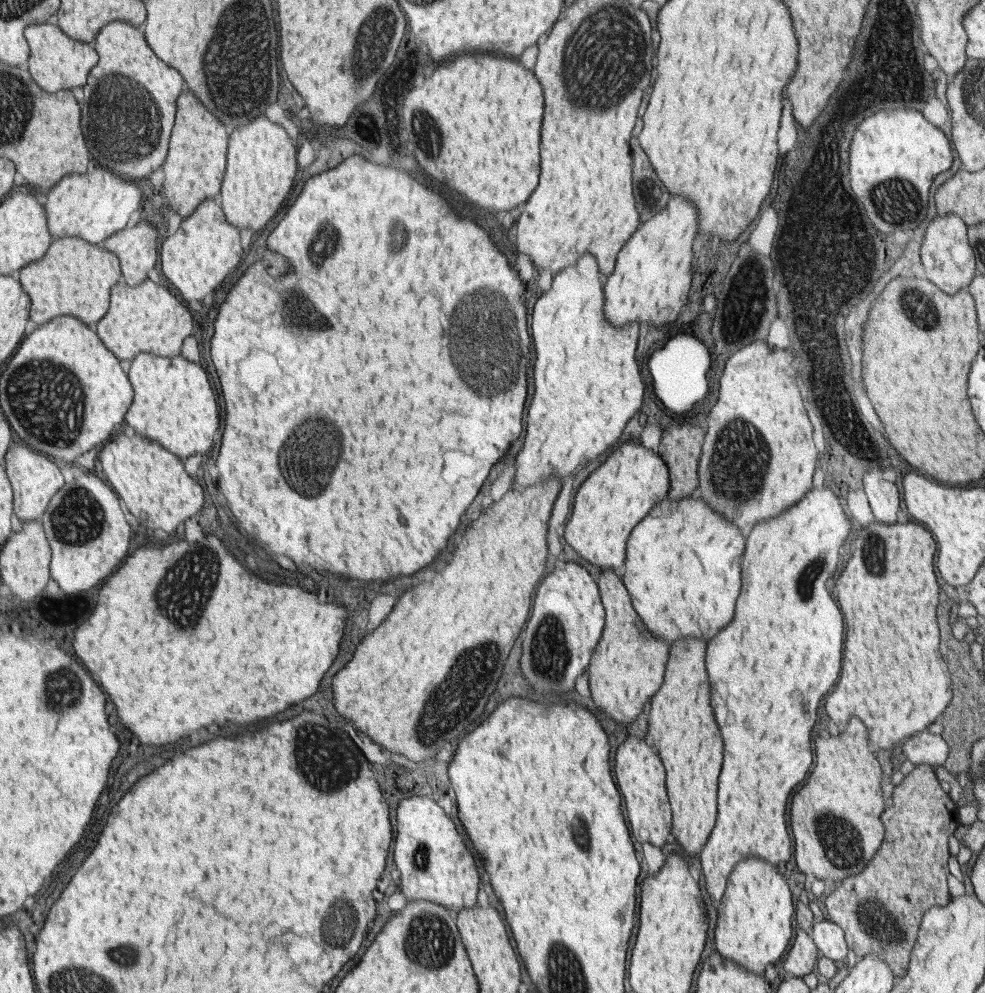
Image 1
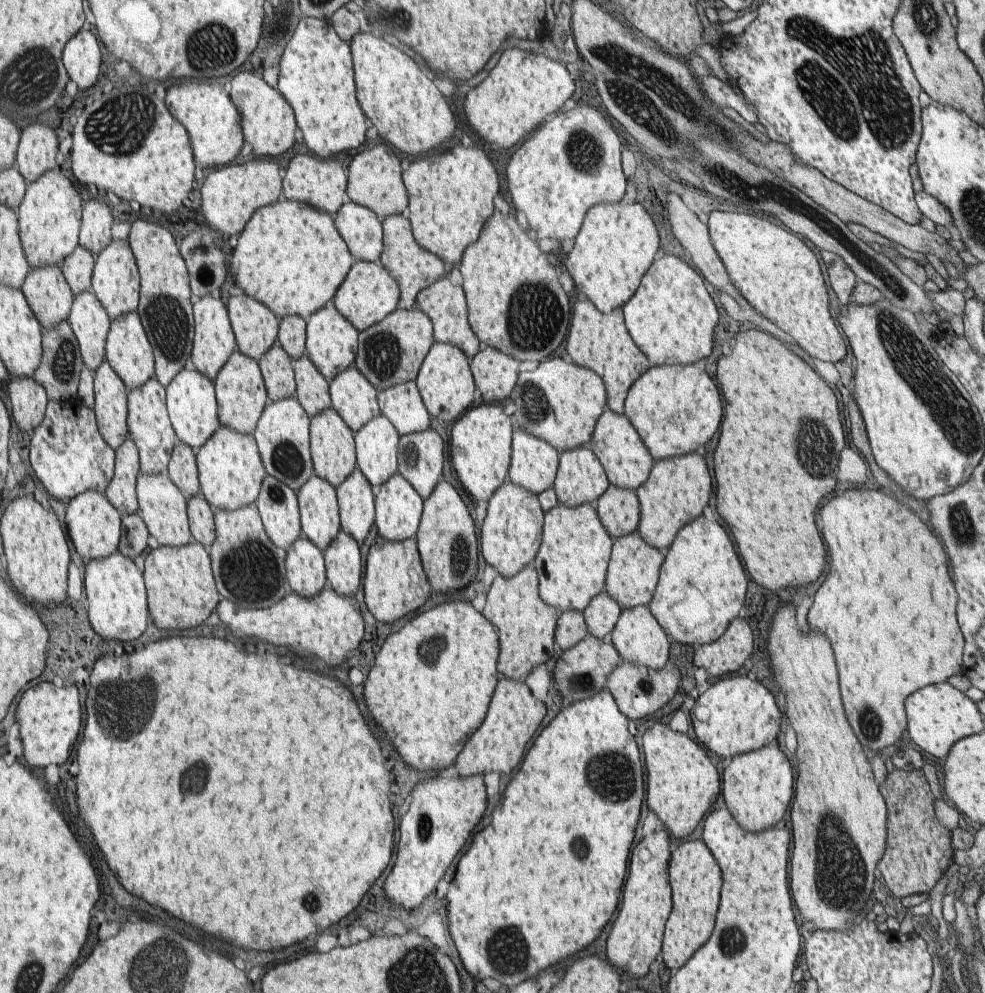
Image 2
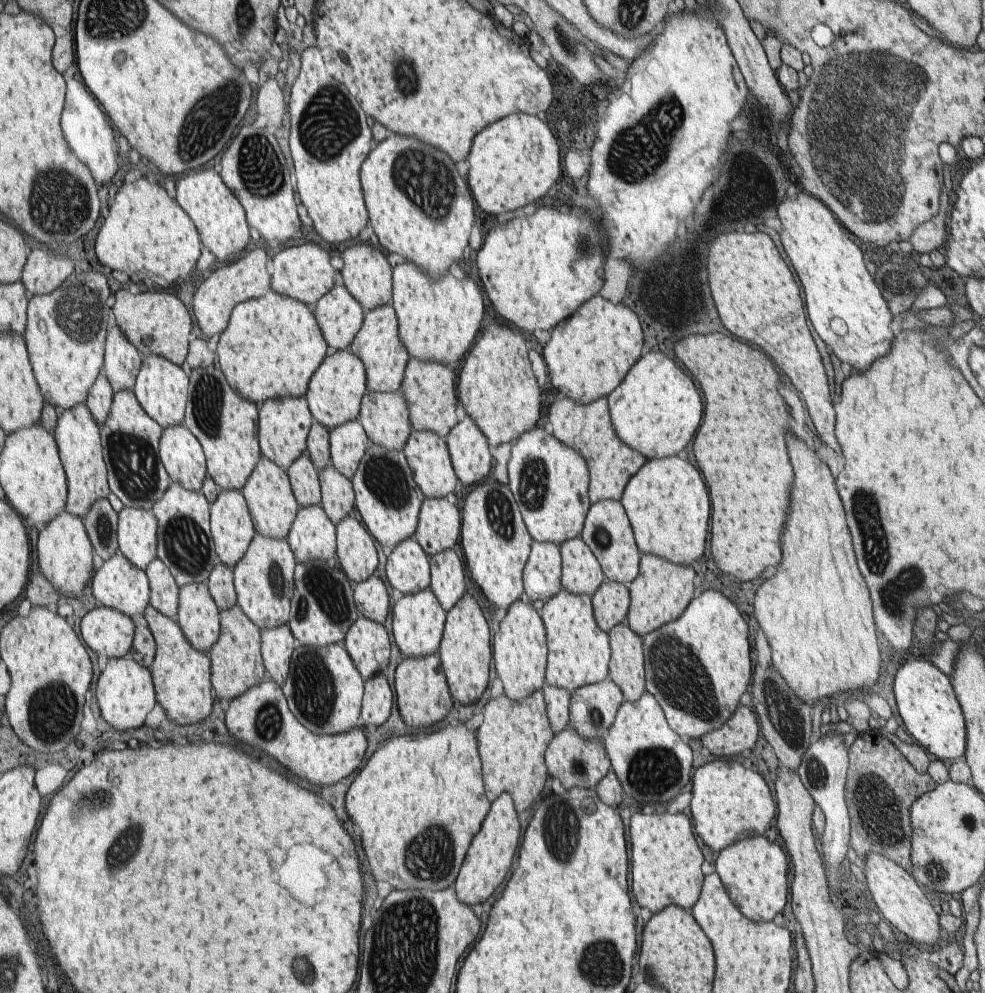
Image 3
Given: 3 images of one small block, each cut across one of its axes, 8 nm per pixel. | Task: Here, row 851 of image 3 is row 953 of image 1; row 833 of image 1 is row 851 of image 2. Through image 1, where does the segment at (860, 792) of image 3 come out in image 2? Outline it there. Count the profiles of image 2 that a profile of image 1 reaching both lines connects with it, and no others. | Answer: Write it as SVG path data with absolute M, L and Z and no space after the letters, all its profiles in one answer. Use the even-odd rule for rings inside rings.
M894 768L887 774L885 782L879 784L879 790L887 806L886 850L878 862L884 882L900 899L913 894L928 895L953 864L952 832L936 817L935 798L922 769Z

